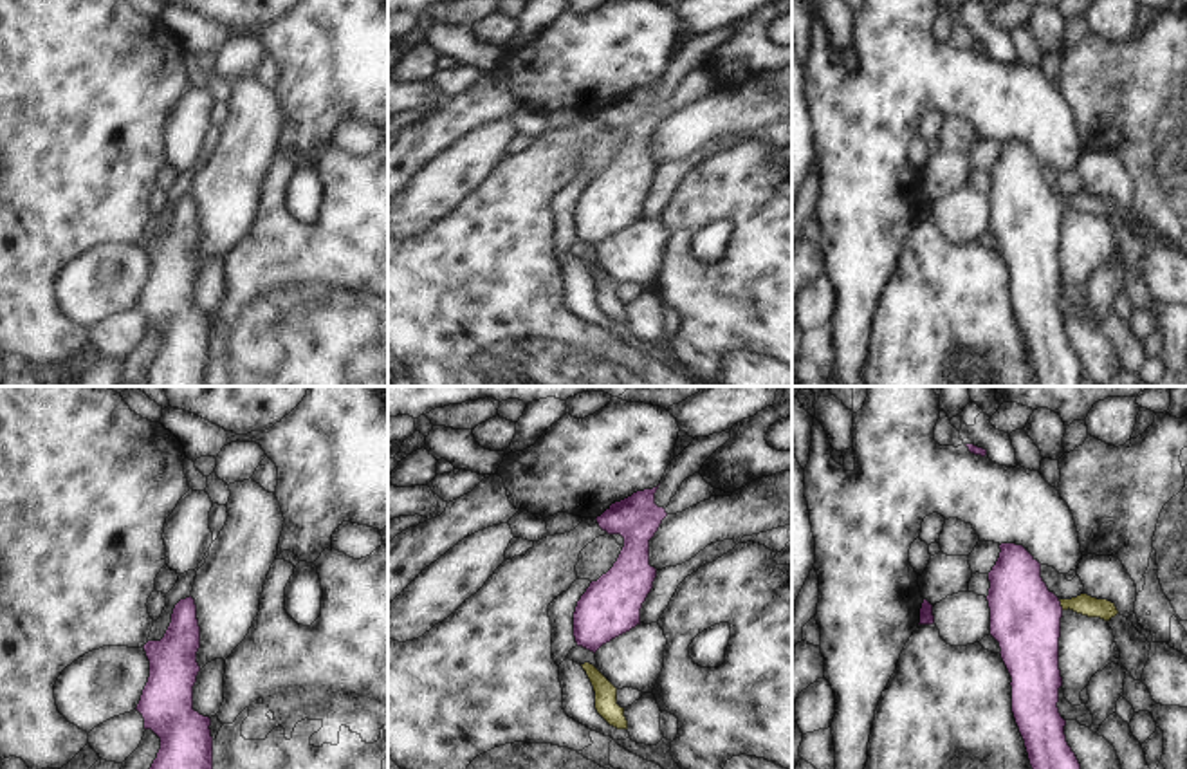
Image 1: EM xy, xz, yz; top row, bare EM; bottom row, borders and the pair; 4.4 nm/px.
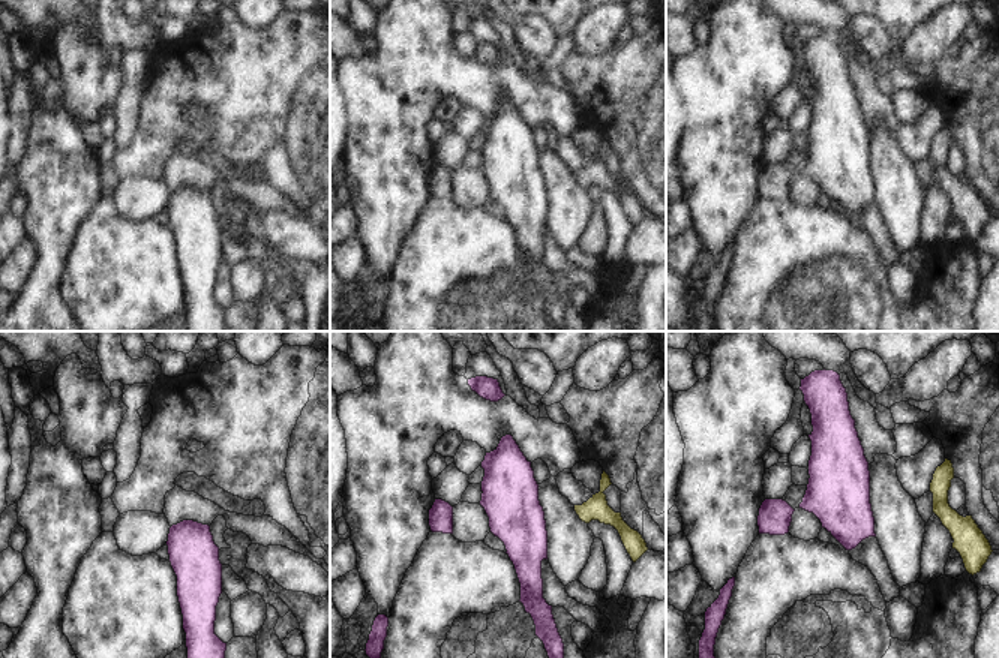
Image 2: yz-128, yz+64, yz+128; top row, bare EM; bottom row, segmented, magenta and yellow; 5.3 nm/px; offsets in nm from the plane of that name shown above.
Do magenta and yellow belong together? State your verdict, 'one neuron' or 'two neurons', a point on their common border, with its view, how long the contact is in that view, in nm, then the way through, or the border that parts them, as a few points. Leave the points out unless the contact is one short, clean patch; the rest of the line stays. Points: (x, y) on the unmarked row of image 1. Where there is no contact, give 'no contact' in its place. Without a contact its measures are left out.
one neuron; contact yz (1059, 201); length 50 nm; way yz (1025, 213), (1059, 201), (1086, 201)

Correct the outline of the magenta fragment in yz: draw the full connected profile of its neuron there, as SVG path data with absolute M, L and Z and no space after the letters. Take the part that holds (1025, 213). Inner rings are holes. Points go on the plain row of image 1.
M1001 139L1001 148L989 168L989 204L990 231L999 238L1001 255L1012 273L1012 309L1025 336L1030 361L1039 386L1079 386L1082 372L1081 359L1066 338L1061 312L1059 283L1063 273L1059 265L1061 213L1064 206L1073 206L1088 213L1109 217L1118 209L1115 199L1081 190L1072 195L1059 195L1048 186L1041 173L1041 159L1016 139Z

